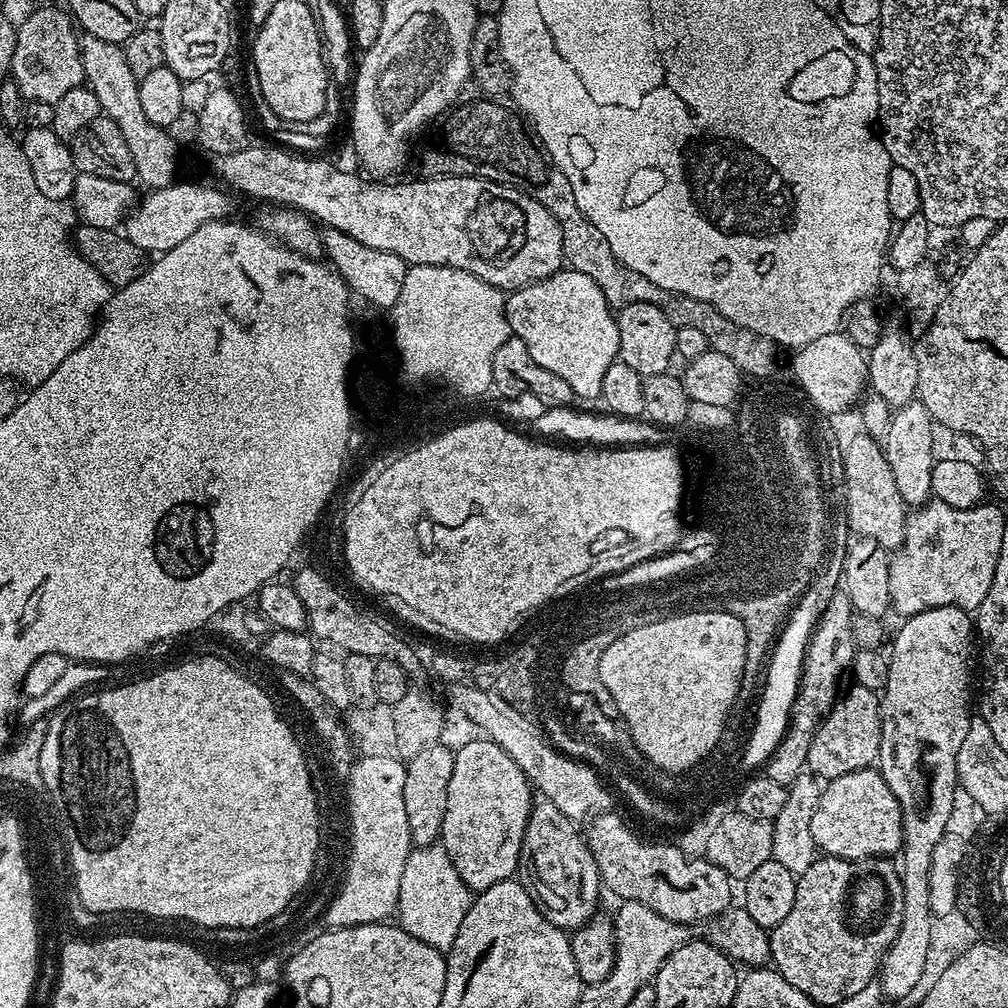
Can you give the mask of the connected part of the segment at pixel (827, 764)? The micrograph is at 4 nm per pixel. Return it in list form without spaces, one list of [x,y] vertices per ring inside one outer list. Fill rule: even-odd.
[[[853,683],[851,687],[836,701],[828,717],[818,726],[814,742],[810,742],[807,771],[824,782],[842,778],[842,774],[854,774],[854,770],[871,768],[880,759],[881,697],[858,683]]]

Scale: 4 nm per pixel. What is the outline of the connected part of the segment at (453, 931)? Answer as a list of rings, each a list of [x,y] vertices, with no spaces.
[[[443,843],[428,844],[425,848],[413,847],[406,862],[406,870],[402,870],[402,886],[398,890],[396,912],[400,916],[399,927],[418,938],[418,942],[426,942],[426,946],[434,946],[434,950],[446,954],[454,946],[454,938],[458,938],[458,926],[462,926],[462,918],[466,918],[466,910],[473,899],[472,889],[462,882],[458,870],[454,870],[454,862],[450,862]]]

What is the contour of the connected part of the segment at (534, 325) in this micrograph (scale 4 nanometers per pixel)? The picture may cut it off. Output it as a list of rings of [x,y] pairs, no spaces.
[[[561,270],[525,288],[507,293],[504,313],[511,335],[526,342],[538,366],[554,370],[581,401],[596,400],[602,377],[619,357],[618,326],[613,305],[603,297],[598,282],[571,270]]]

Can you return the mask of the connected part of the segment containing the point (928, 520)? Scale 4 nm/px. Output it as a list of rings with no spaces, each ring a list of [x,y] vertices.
[[[932,498],[907,513],[904,545],[890,560],[892,608],[900,611],[901,617],[907,618],[938,606],[974,610],[982,598],[990,594],[1006,520],[998,505],[988,503],[981,502],[970,509],[955,509]]]

